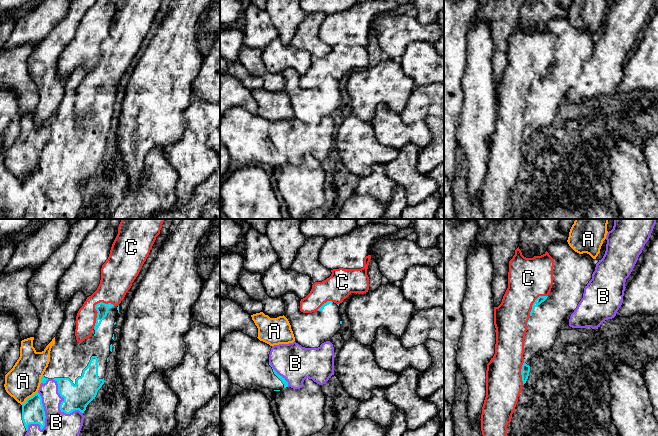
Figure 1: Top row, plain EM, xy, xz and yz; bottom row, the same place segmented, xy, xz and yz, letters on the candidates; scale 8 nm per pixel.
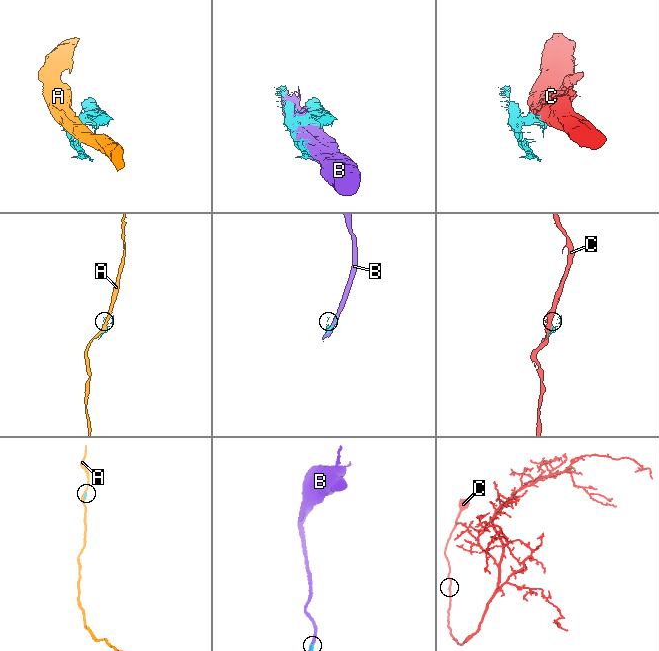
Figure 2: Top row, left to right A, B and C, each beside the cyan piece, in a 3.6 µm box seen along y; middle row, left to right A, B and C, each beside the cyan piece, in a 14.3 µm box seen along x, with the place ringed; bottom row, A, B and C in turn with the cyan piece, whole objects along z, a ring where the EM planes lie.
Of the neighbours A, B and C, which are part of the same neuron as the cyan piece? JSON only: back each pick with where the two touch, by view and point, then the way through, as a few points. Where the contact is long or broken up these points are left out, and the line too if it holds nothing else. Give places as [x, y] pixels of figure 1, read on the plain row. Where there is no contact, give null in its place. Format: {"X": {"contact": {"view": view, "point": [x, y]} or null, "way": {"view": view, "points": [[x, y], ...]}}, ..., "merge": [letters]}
{"B": {"contact": {"view": "xy", "point": [44, 196]}}, "merge": ["B"]}

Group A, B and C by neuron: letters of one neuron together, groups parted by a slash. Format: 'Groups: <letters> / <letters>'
Groups: A / B / C

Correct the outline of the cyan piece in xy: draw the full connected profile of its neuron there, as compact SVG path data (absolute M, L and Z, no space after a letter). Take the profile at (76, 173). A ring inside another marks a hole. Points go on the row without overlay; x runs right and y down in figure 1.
M92 132L76 160L69 154L41 154L39 166L22 180L22 196L26 210L22 219L76 219L83 202L84 187L104 160L98 153L98 134Z

